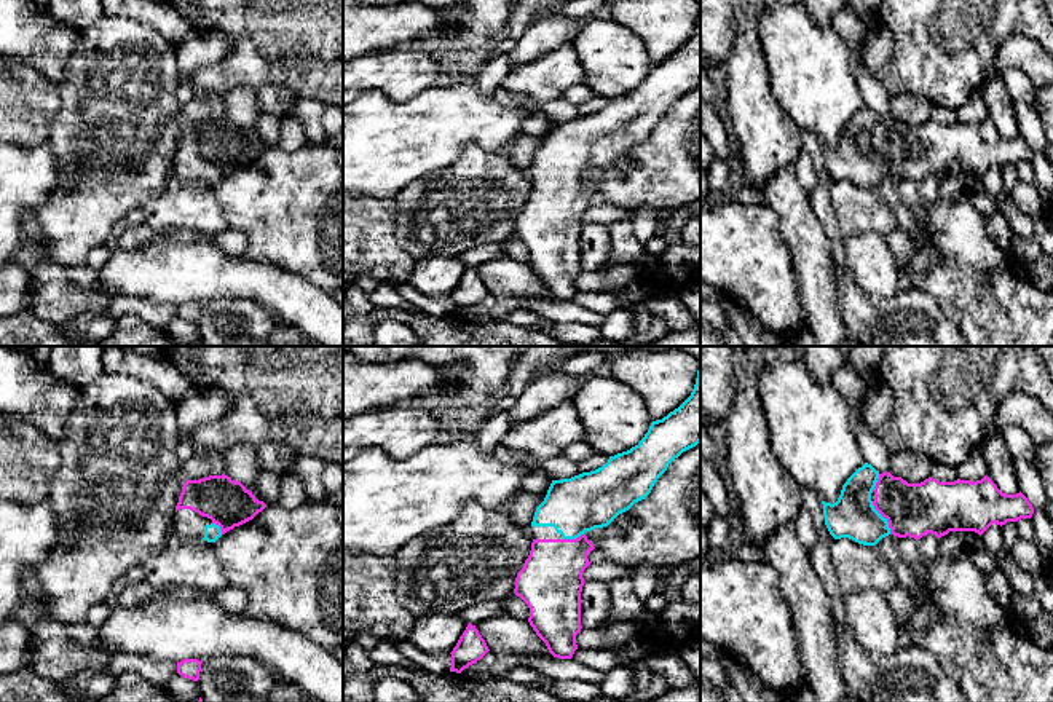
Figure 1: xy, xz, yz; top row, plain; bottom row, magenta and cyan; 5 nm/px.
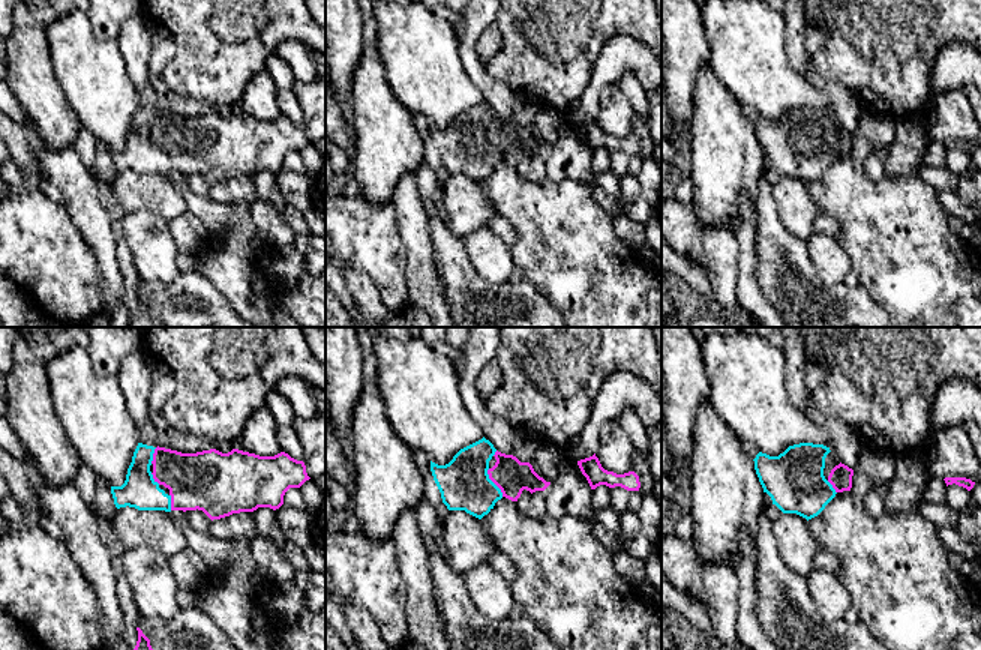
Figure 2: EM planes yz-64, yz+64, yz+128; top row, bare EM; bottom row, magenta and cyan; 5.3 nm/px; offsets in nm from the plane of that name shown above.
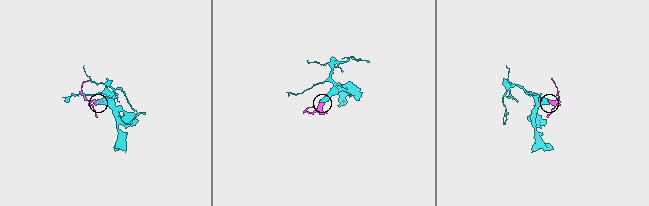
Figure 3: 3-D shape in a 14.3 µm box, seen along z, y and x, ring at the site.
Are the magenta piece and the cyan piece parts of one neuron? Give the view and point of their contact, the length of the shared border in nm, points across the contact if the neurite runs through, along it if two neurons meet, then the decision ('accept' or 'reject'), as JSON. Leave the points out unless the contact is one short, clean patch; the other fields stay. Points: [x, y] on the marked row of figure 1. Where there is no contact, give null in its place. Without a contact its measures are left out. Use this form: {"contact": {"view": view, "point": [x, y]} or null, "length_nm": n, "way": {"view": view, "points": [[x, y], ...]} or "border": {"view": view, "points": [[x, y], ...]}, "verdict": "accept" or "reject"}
{"contact": {"view": "yz", "point": [883, 516]}, "length_nm": 190, "verdict": "accept"}

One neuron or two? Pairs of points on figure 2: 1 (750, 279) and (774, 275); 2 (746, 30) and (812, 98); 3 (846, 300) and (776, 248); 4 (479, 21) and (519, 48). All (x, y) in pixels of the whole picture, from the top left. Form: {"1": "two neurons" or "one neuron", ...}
{"1": "two neurons", "2": "one neuron", "3": "one neuron", "4": "two neurons"}

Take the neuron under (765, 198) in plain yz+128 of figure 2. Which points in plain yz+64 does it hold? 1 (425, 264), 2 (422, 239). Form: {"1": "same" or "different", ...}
{"1": "different", "2": "different"}

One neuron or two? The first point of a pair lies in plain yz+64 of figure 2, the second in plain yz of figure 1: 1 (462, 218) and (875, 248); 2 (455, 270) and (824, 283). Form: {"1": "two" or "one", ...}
{"1": "two", "2": "two"}

